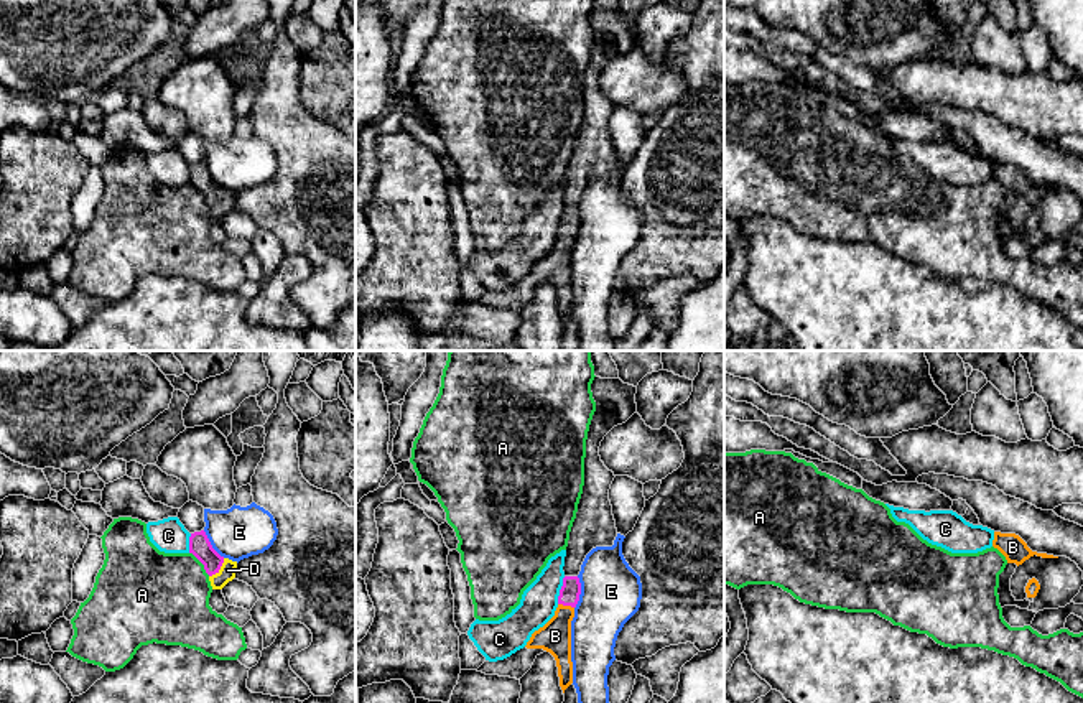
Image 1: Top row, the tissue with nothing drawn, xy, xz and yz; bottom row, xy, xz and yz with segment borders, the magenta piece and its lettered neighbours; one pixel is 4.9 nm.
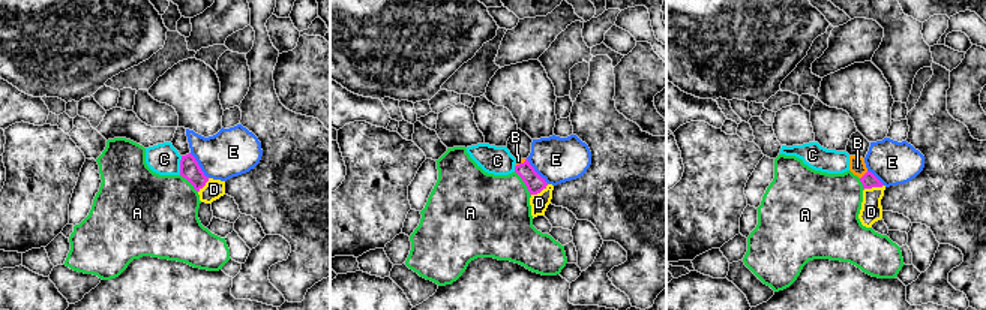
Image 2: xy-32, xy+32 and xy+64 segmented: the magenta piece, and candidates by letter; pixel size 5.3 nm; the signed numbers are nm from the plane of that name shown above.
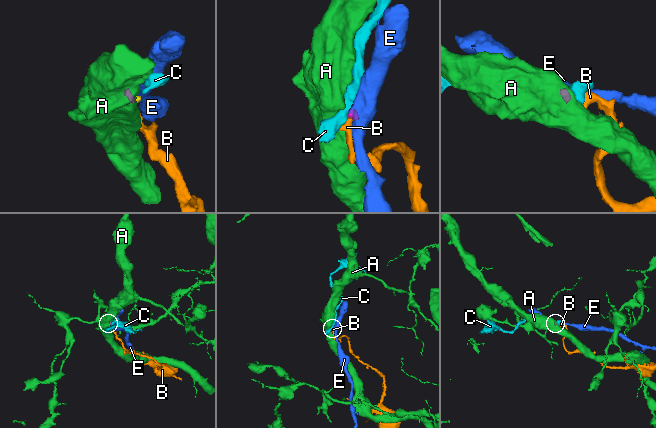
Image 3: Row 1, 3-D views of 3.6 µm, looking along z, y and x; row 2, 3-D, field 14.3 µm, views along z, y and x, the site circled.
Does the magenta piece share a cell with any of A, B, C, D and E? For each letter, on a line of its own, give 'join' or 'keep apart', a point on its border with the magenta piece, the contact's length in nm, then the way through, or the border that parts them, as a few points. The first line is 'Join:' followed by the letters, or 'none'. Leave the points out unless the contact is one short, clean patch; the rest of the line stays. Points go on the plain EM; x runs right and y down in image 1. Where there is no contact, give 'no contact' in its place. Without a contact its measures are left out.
Join: B, D
A: keep apart | xy (201, 193) | 160 nm | along xy (190, 183), (209, 206)
B: join | xz (567, 236) | 80 nm
C: keep apart | xz (560, 221) | 140 nm | along xz (565, 208), (557, 234)
D: join | xy (219, 200) | 120 nm
E: keep apart | xz (580, 224) | 160 nm | along xz (578, 208), (580, 231), (575, 239)

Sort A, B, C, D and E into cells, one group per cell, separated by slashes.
A / B D / C / E

